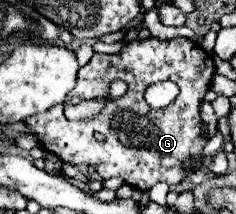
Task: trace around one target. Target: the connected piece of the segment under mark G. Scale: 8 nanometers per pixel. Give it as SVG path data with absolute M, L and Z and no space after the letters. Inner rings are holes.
M134 39L116 55L94 53L92 59L78 71L76 87L68 93L66 105L76 105L92 97L106 97L114 79L128 83L128 91L118 99L110 99L96 119L68 121L64 117L64 105L56 105L32 119L26 119L26 125L38 135L44 149L56 153L64 163L94 165L102 179L120 177L140 191L148 191L158 181L178 185L188 175L184 161L200 159L204 145L208 143L200 117L200 101L204 99L212 77L212 57L190 39ZM168 79L180 87L178 97L164 109L152 109L144 101L144 91L152 83Z

